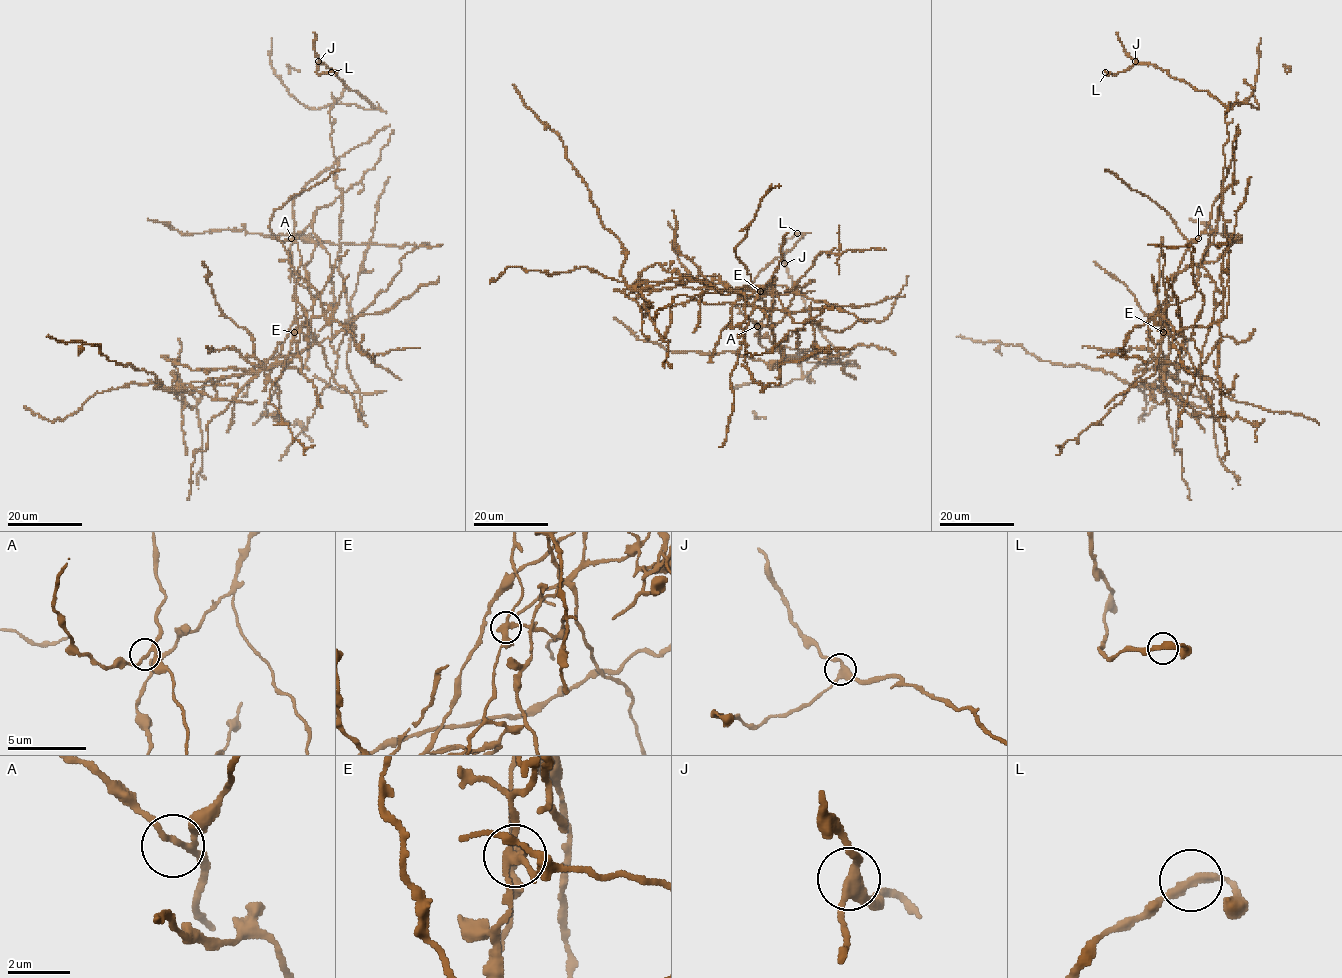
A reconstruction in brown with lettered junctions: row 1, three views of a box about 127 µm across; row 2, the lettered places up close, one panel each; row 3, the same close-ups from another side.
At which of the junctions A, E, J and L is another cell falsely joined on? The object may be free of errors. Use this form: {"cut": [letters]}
{"cut": ["E"]}

